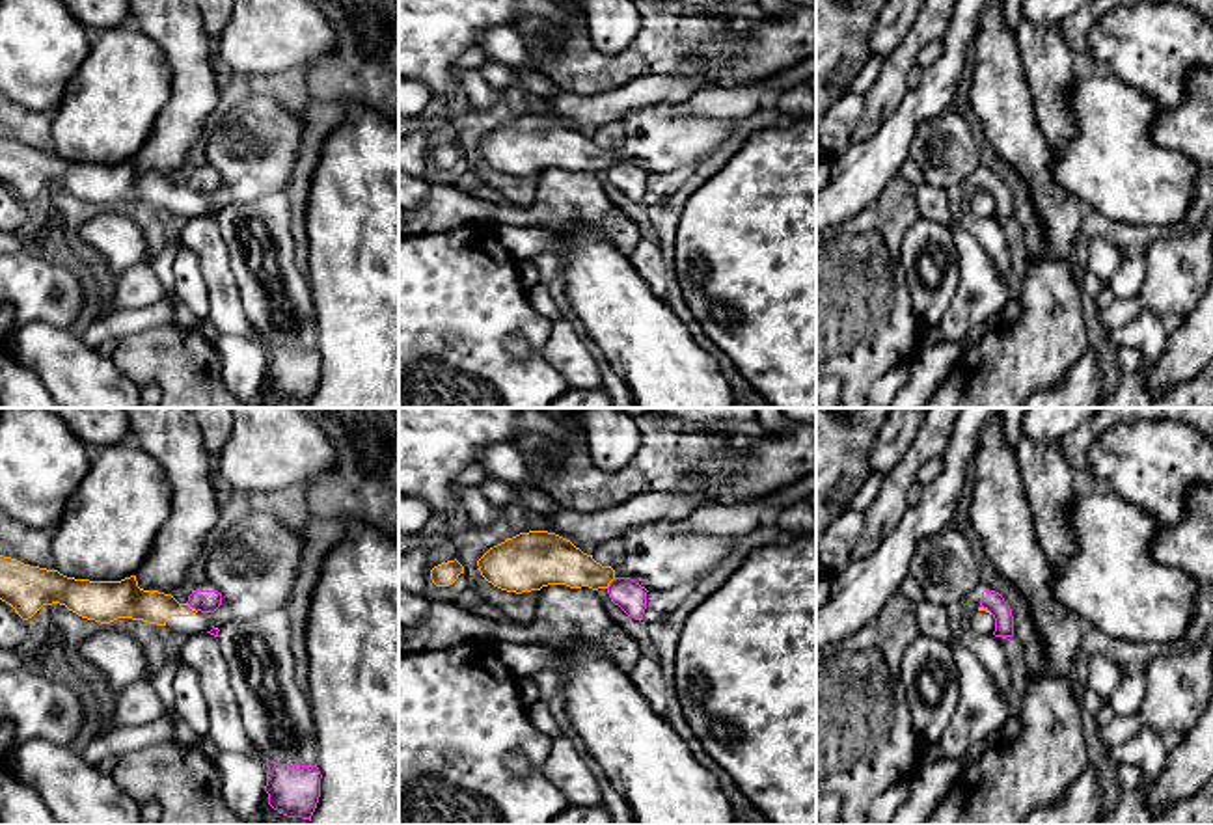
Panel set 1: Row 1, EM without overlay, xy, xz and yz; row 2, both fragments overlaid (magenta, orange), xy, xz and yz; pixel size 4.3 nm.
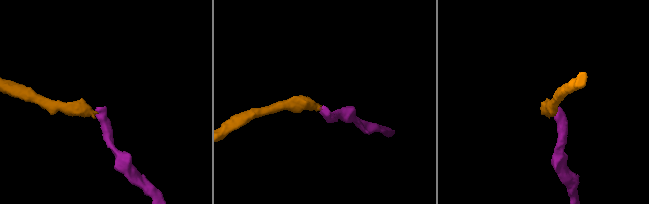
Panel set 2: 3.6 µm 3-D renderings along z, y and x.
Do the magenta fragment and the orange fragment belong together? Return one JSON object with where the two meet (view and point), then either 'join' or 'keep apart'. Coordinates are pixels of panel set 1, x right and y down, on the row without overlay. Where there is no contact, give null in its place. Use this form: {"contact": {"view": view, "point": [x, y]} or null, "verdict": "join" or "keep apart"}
{"contact": {"view": "xy", "point": [192, 190]}, "verdict": "keep apart"}

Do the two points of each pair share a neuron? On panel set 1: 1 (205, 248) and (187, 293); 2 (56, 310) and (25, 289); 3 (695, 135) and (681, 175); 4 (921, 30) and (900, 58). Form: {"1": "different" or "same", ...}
{"1": "different", "2": "same", "3": "different", "4": "same"}

